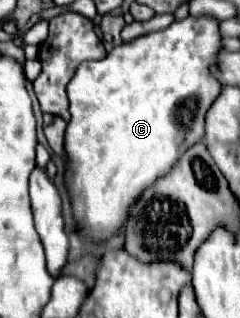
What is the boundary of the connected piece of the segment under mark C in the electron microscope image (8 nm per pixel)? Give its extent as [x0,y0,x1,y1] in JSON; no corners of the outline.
[65,16,223,252]

